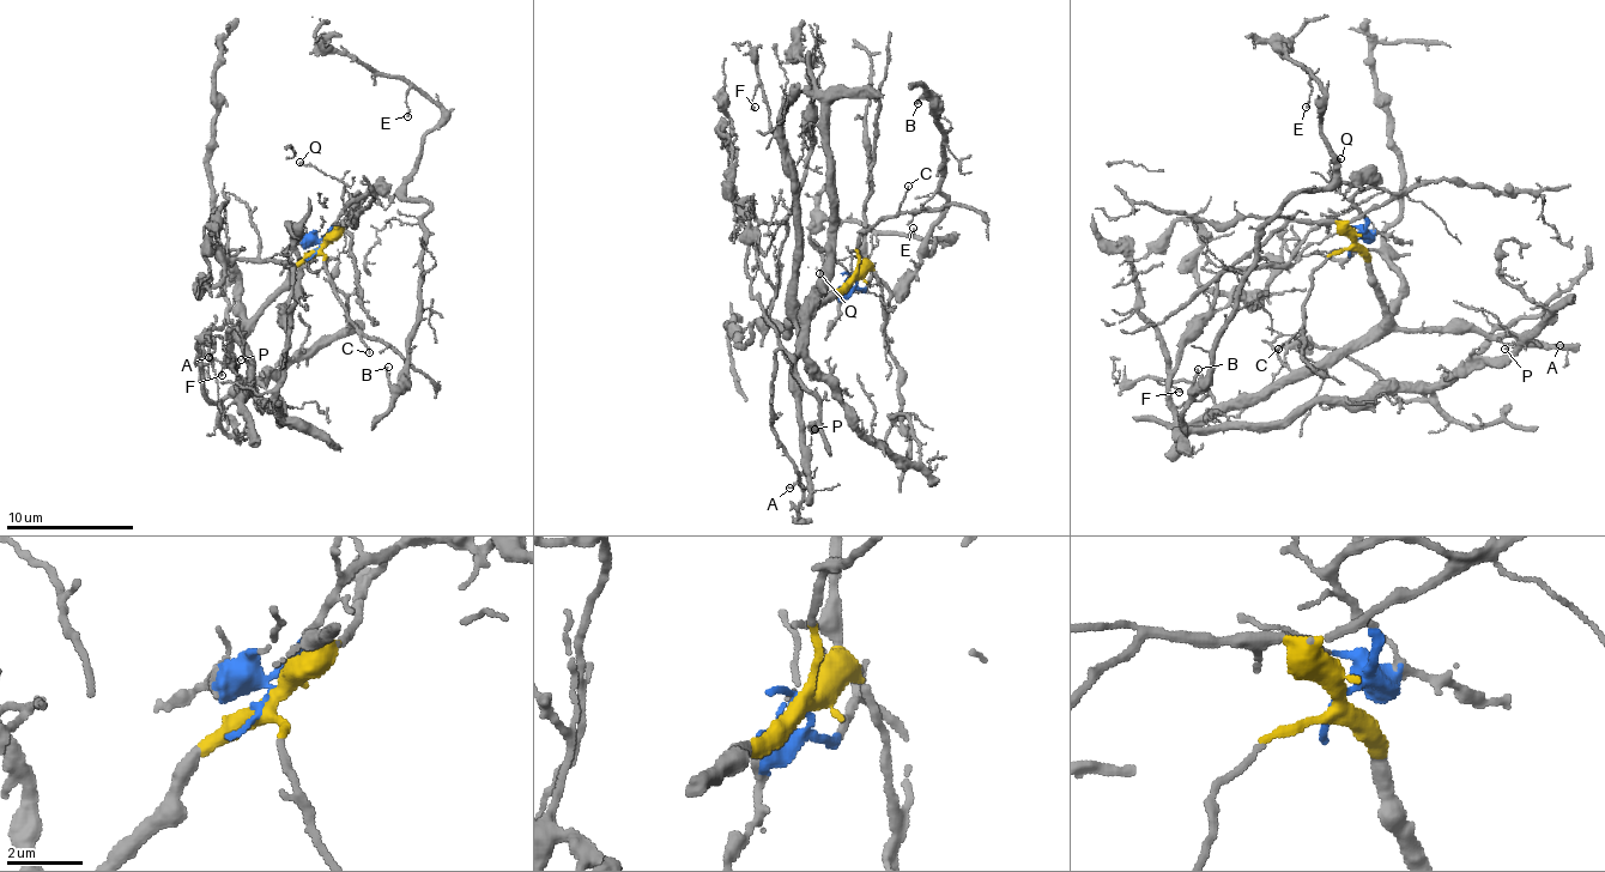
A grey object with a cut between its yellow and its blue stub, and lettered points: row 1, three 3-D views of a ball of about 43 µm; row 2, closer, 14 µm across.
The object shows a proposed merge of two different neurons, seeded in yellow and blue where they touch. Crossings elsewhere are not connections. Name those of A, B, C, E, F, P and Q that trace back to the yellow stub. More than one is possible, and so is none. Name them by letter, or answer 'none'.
A, C, F, P

